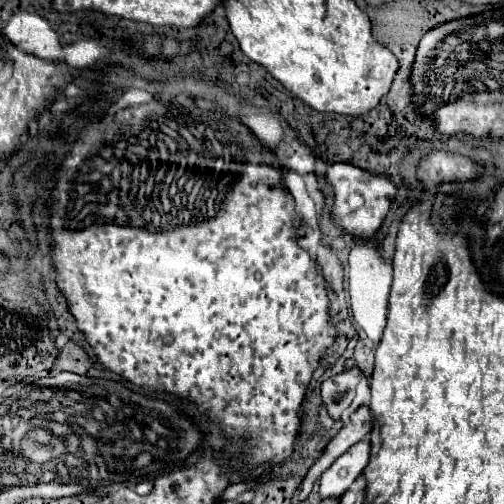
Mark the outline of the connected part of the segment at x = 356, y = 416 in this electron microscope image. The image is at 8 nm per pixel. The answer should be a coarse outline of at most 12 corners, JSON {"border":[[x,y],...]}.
{"border":[[366,405],[328,443],[304,477],[308,495],[320,475],[372,429]]}

